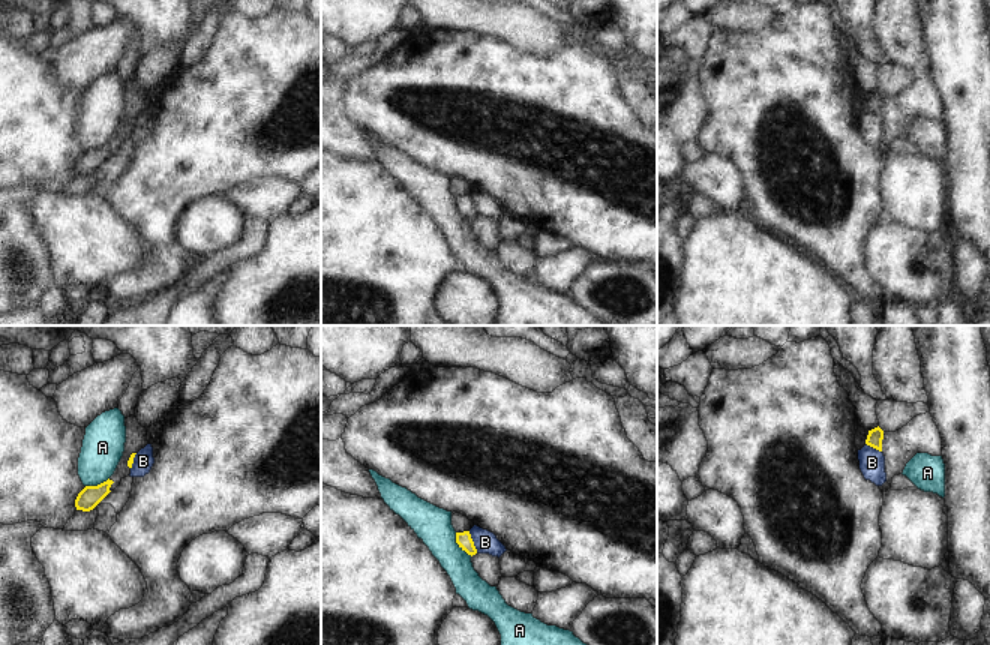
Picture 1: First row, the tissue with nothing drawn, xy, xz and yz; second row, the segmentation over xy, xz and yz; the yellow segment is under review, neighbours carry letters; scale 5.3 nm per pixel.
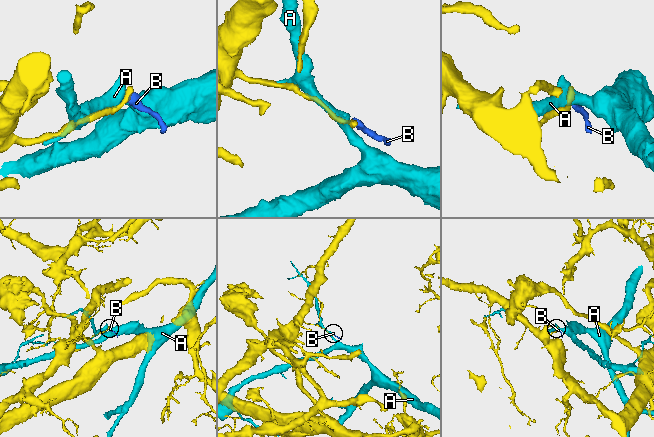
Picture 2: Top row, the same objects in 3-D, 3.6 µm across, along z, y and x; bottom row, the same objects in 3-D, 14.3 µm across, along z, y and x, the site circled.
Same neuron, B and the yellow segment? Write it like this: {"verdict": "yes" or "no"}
{"verdict": "no"}

